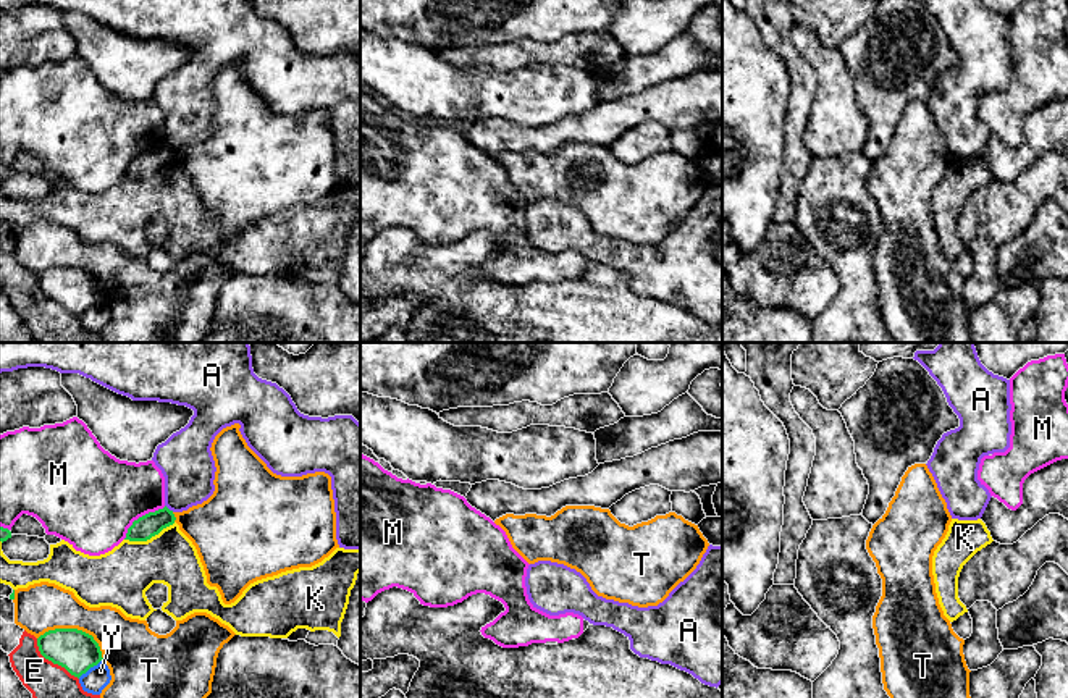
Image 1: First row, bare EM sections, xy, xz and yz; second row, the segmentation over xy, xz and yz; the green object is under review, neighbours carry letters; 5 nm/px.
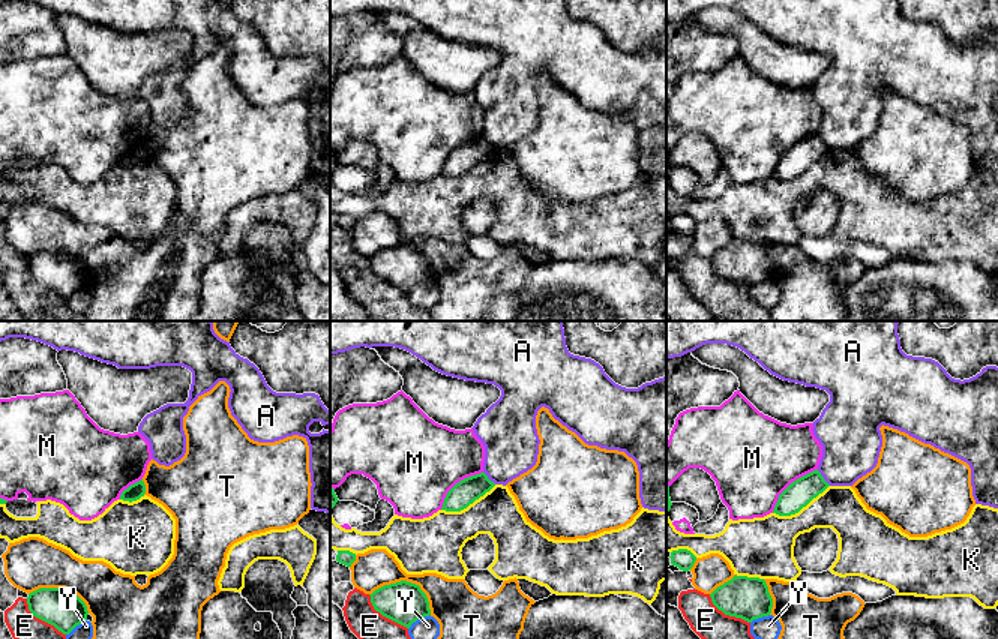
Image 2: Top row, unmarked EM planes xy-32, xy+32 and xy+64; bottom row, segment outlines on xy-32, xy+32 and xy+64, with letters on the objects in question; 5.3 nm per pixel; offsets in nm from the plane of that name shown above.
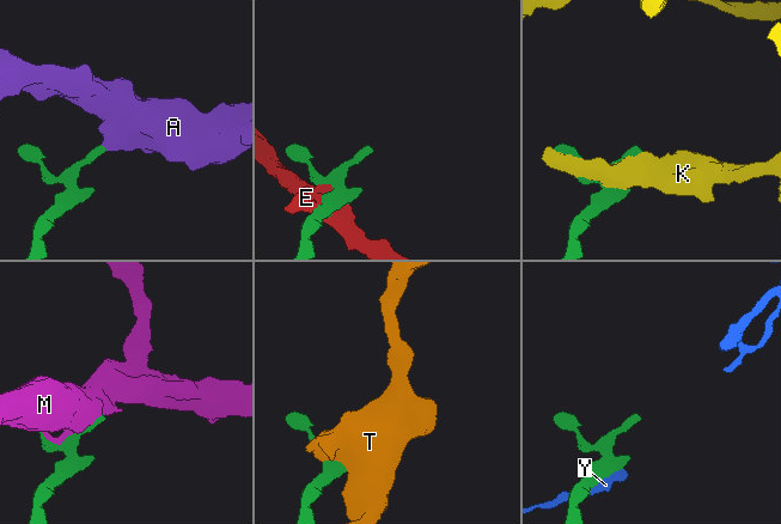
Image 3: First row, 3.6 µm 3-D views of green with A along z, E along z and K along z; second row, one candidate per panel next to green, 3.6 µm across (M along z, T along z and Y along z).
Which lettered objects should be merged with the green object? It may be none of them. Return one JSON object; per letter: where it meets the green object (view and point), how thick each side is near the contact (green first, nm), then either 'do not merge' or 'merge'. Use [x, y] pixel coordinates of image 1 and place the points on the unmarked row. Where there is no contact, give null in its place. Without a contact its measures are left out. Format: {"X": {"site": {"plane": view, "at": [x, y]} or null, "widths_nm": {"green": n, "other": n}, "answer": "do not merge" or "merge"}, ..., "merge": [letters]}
{"A": {"site": {"plane": "xy", "at": [168, 147]}, "widths_nm": {"green": 120, "other": 260}, "answer": "do not merge"}, "E": {"site": {"plane": "xy", "at": [52, 299]}, "widths_nm": {"green": 200, "other": 260}, "answer": "do not merge"}, "K": {"site": {"plane": "xy", "at": [149, 176]}, "widths_nm": {"green": 120, "other": 280}, "answer": "do not merge"}, "M": {"site": {"plane": "xy", "at": [142, 154]}, "widths_nm": {"green": 120, "other": 440}, "answer": "do not merge"}, "T": {"site": {"plane": "xy", "at": [76, 267]}, "widths_nm": {"green": 200, "other": 240}, "answer": "do not merge"}, "Y": {"site": {"plane": "xy", "at": [89, 306]}, "widths_nm": {"green": 200, "other": 120}, "answer": "do not merge"}, "merge": []}

